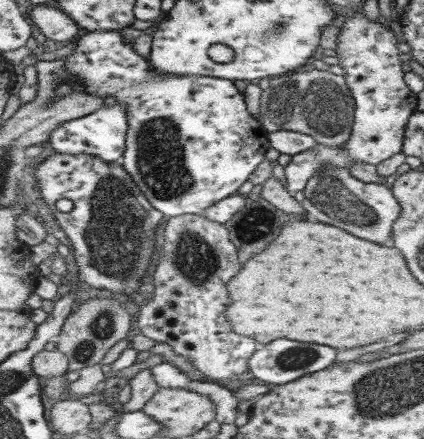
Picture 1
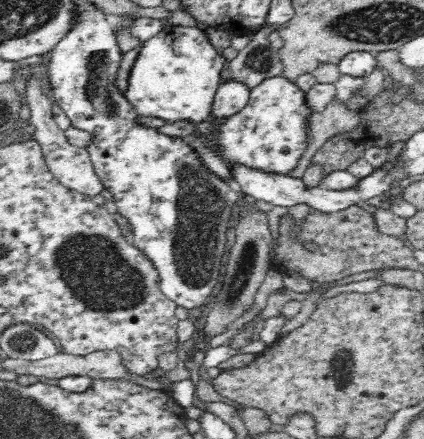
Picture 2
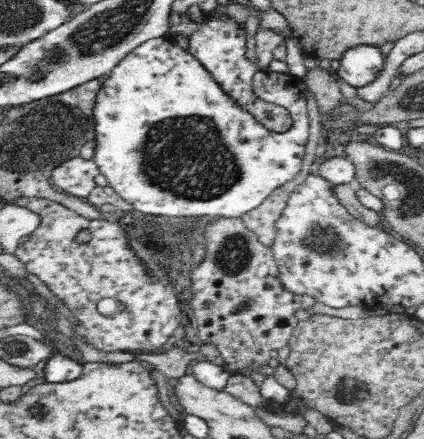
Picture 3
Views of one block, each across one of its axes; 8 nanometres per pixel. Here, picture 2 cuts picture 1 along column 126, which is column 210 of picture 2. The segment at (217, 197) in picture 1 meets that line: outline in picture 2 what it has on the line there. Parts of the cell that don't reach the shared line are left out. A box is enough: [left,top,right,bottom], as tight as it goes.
[125,25,312,185]

